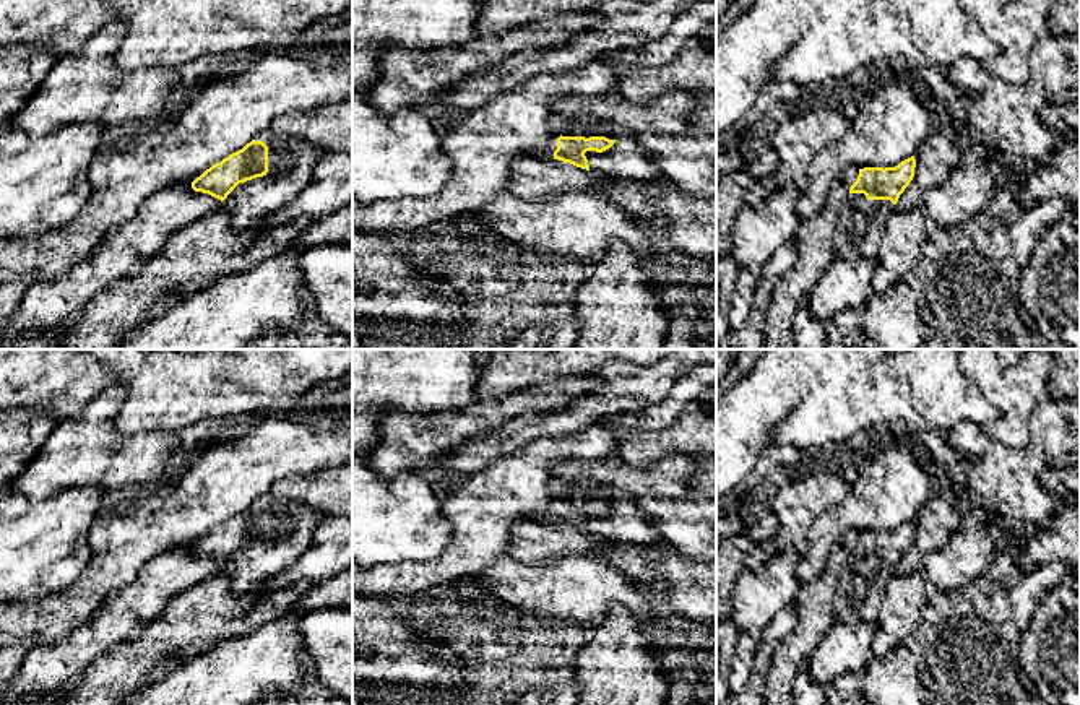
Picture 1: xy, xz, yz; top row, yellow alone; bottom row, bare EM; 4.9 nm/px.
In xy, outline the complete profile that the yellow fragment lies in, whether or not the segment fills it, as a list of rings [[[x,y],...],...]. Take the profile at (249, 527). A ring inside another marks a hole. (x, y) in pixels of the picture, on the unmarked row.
[[[265,494],[242,513],[206,533],[192,546],[192,552],[221,564],[221,573],[229,577],[235,595],[248,593],[291,567],[313,543],[313,533],[323,518],[300,500]]]

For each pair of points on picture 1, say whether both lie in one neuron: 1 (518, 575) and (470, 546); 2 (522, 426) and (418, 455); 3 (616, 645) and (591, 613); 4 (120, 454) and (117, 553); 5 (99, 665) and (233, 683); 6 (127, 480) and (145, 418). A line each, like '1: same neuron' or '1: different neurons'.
1: different neurons
2: different neurons
3: different neurons
4: different neurons
5: different neurons
6: different neurons

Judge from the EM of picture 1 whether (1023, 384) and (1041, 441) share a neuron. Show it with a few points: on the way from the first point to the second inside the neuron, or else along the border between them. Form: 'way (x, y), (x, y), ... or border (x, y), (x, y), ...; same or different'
border (1048, 395), (1030, 416), (1028, 442), (1017, 447); different

